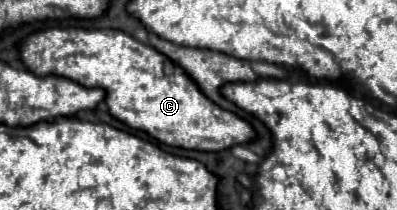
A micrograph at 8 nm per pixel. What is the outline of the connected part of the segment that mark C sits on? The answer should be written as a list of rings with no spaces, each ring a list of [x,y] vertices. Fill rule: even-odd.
[[[48,27],[22,39],[18,51],[22,63],[36,75],[54,73],[84,87],[104,89],[104,101],[114,119],[148,133],[164,145],[194,151],[224,151],[254,139],[254,129],[244,119],[210,103],[178,65],[124,31]]]

